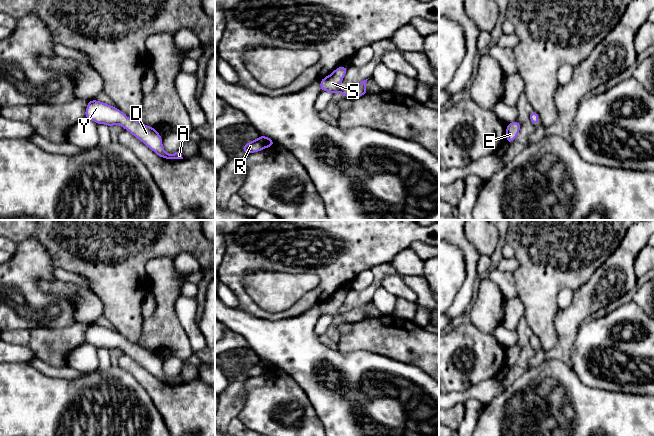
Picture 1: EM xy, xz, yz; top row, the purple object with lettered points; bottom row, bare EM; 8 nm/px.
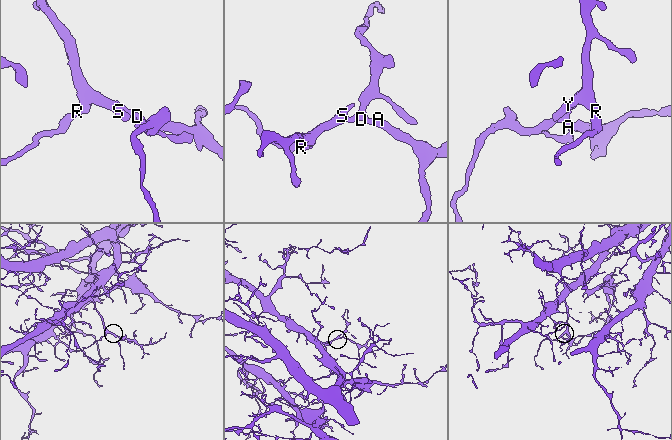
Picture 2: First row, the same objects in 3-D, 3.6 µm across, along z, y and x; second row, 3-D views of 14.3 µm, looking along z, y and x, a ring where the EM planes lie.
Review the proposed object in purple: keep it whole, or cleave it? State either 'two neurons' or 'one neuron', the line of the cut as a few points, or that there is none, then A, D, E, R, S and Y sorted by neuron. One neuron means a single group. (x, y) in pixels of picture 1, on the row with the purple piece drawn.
one neuron; cut none; groups A D E R S Y

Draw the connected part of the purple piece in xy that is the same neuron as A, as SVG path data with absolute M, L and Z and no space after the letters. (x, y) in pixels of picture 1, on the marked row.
M95 99L89 100L85 109L85 118L94 121L97 125L105 124L109 127L121 125L124 130L129 131L161 158L168 160L183 159L180 151L174 154L168 154L164 150L162 136L154 127L145 125L138 119L132 119L125 116L120 109L109 104Z

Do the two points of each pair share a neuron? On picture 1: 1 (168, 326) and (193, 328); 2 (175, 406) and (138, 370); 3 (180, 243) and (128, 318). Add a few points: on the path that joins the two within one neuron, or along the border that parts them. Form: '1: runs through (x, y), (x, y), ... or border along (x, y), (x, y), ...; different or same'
1: border along (173, 305), (179, 323), (192, 348); different
2: runs through (166, 397), (146, 379); same
3: runs through (155, 244), (128, 271), (128, 293); same

